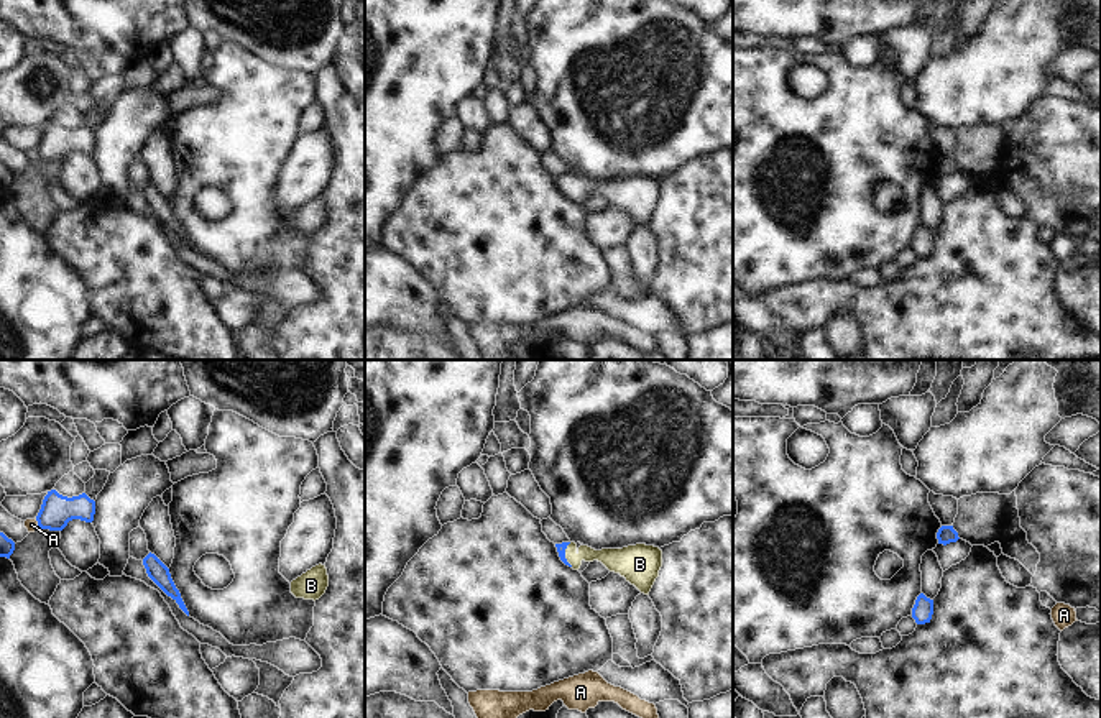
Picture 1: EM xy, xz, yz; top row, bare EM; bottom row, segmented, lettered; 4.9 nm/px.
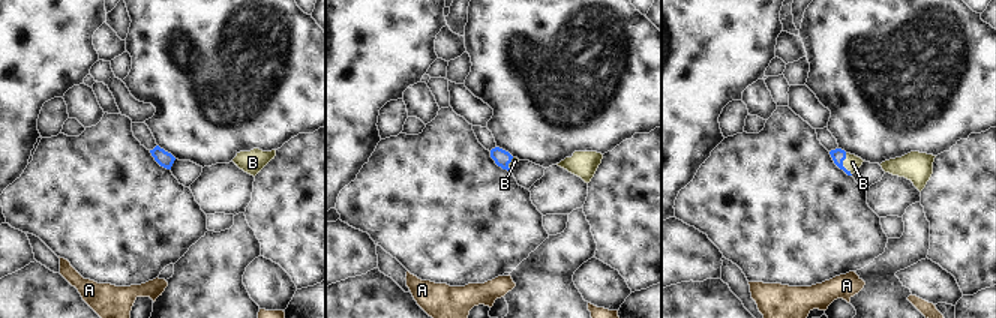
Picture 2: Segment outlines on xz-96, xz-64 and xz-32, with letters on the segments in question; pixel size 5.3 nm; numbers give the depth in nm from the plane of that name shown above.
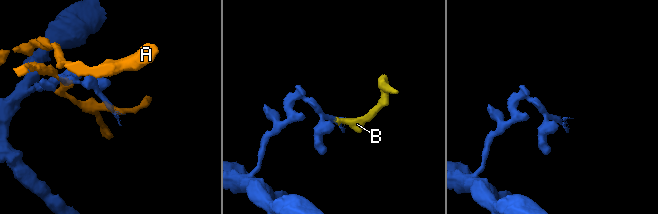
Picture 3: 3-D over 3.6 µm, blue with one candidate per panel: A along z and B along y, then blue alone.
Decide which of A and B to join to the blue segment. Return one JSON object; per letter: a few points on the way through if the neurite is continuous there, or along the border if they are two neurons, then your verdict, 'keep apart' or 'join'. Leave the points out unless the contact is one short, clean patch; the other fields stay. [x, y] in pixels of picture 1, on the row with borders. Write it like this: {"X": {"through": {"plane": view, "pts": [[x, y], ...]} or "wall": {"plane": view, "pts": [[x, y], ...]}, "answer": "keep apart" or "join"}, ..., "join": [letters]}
{"A": {"wall": {"plane": "xy", "pts": [[35, 518], [40, 528]]}, "answer": "keep apart"}, "B": {"through": {"plane": "xz", "pts": [[561, 547], [564, 554], [607, 556], [613, 559]]}, "answer": "join"}, "join": ["B"]}

